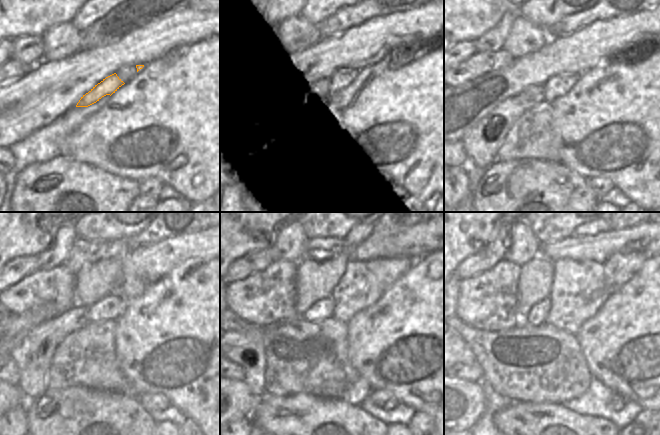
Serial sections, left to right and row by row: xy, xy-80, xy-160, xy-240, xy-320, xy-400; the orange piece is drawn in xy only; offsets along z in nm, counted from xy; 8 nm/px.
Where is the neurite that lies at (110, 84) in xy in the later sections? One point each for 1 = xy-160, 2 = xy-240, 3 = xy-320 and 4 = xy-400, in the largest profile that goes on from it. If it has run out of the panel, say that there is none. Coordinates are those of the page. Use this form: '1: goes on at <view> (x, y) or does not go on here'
1: goes on at xy-160 (482, 143)
2: goes on at xy-240 (33, 354)
3: goes on at xy-320 (246, 348)
4: goes on at xy-400 (464, 354)

